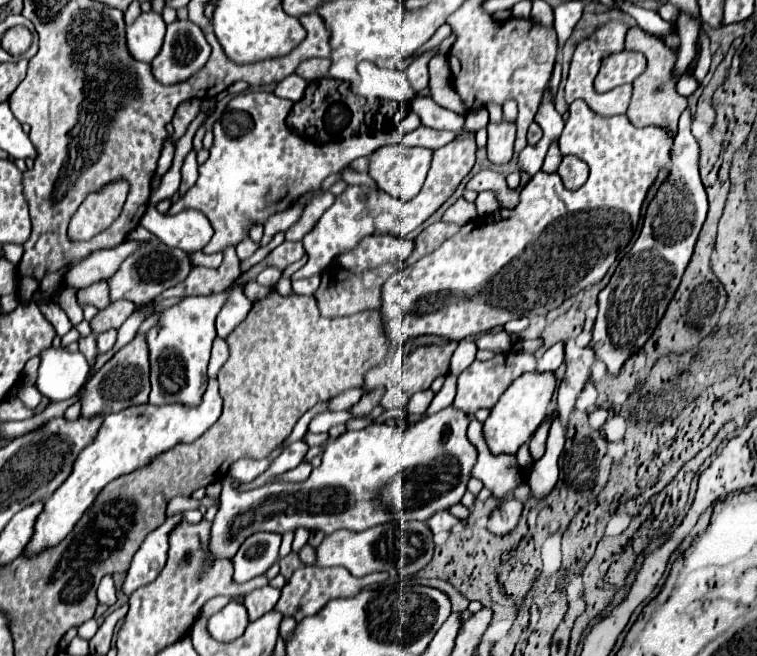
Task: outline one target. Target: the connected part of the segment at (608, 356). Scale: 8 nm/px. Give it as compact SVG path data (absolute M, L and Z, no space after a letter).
M685 110L679 118L679 134L671 146L669 176L647 206L639 238L621 258L609 284L599 294L599 314L593 328L593 352L605 362L611 374L619 372L623 360L635 354L663 318L679 280L691 260L695 240L707 216L707 194L699 178L699 144L691 134L691 116Z

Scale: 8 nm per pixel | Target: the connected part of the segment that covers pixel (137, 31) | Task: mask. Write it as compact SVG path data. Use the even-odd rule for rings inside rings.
M155 12L141 14L131 26L125 28L125 40L131 58L151 62L159 54L159 48L163 44L163 32L165 22L161 14Z

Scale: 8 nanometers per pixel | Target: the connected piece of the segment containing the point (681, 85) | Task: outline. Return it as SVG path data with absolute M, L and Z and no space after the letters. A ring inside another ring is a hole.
M683 74L683 78L677 82L675 90L679 92L679 96L691 96L695 90L697 90L697 82L693 76L689 74Z

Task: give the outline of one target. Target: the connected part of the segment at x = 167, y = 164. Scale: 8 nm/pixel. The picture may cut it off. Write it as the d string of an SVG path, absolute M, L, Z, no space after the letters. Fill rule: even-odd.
M167 138L165 142L165 148L161 152L161 158L159 158L159 166L157 166L157 176L163 176L169 168L171 168L171 162L173 162L173 154L175 154L175 146L171 142L171 138Z

